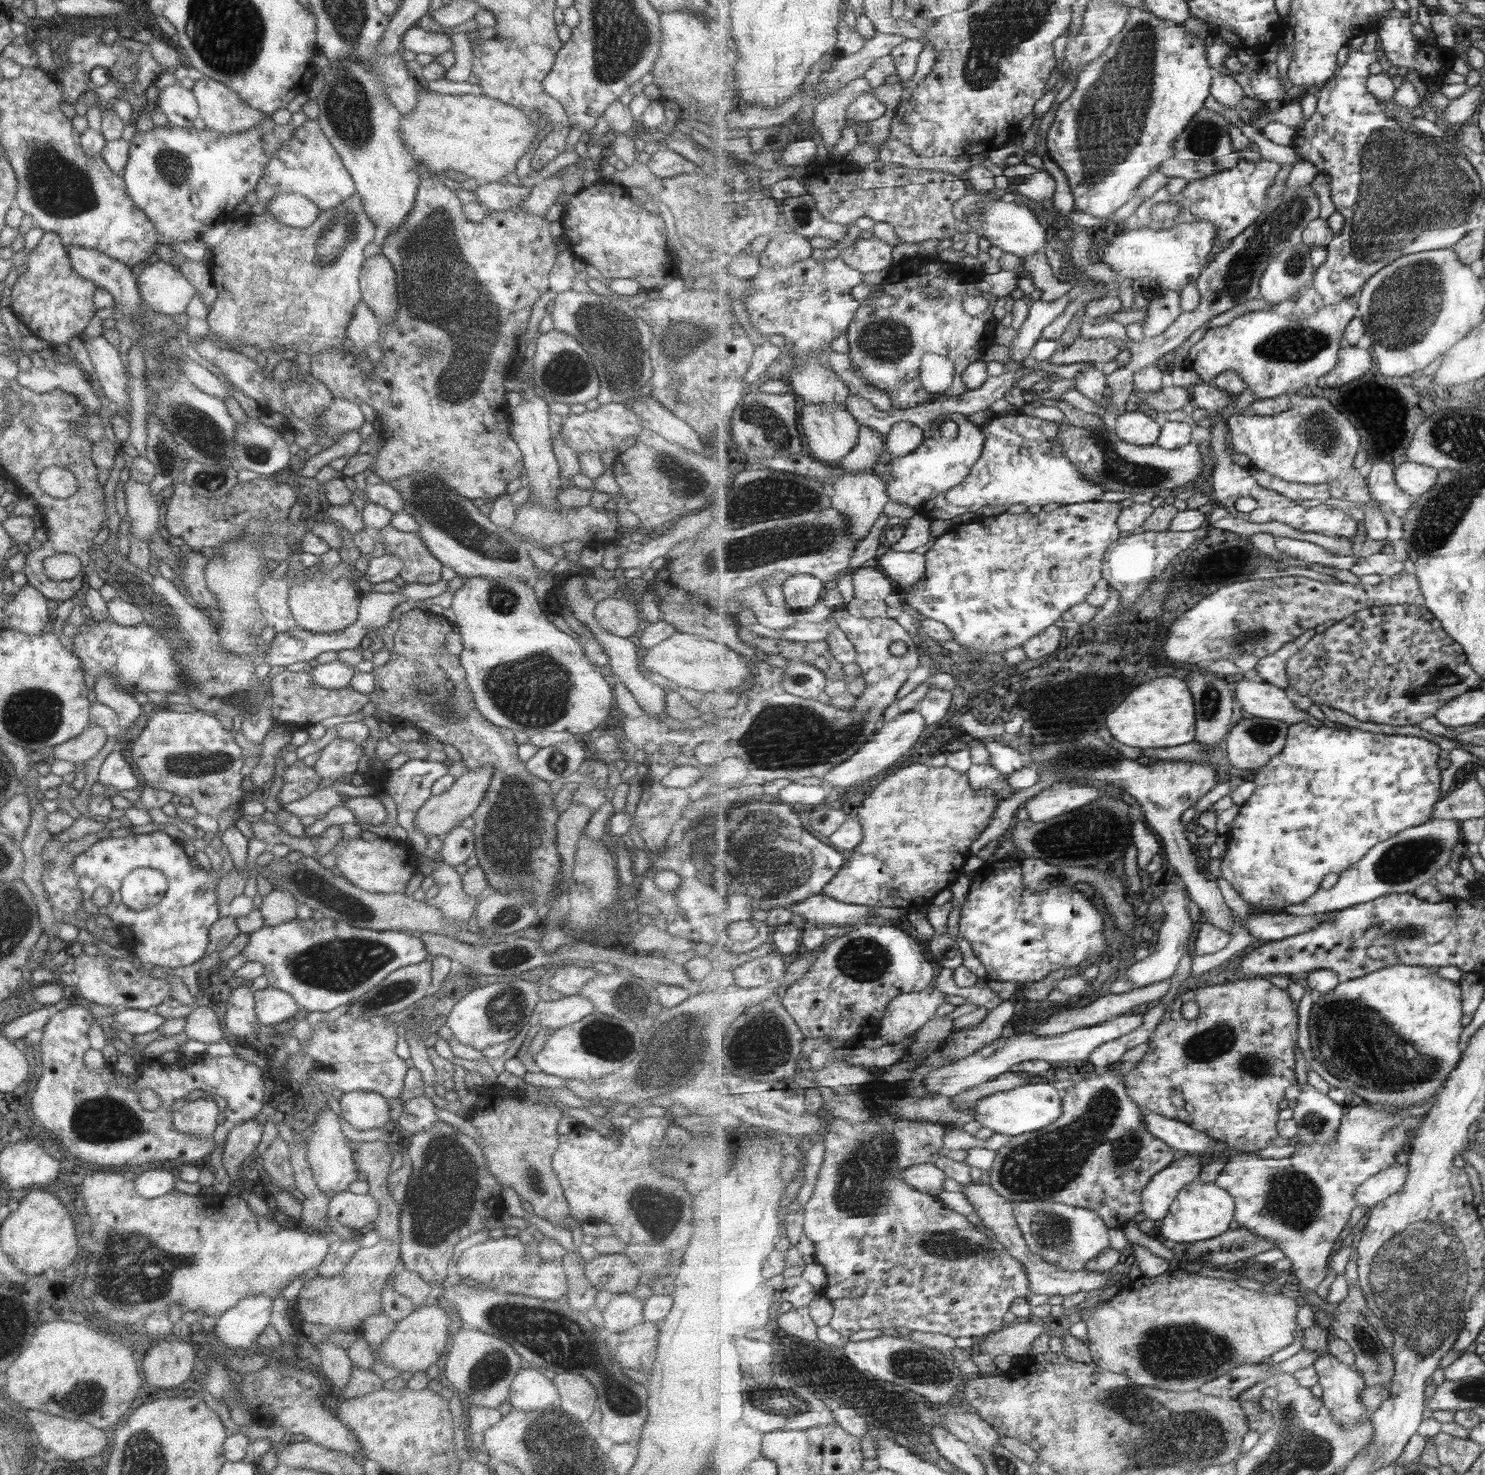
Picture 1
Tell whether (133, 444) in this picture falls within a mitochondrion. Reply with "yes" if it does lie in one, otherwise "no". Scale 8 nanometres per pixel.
no

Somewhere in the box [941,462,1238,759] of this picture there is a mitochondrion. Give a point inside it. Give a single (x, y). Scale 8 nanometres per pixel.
(1212, 701)

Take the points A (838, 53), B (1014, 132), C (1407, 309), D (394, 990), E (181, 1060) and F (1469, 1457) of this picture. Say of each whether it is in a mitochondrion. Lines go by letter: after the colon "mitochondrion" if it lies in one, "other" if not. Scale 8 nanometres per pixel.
A: other
B: other
C: mitochondrion
D: mitochondrion
E: other
F: other

